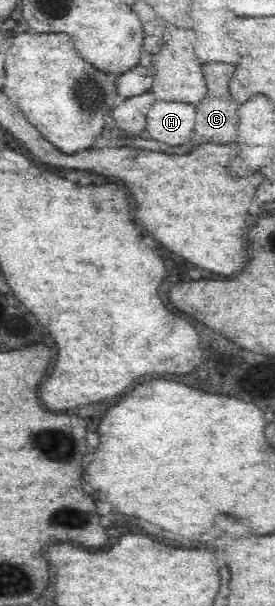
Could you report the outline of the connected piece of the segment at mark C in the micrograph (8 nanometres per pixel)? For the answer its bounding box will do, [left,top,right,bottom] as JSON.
[194,62,238,143]

